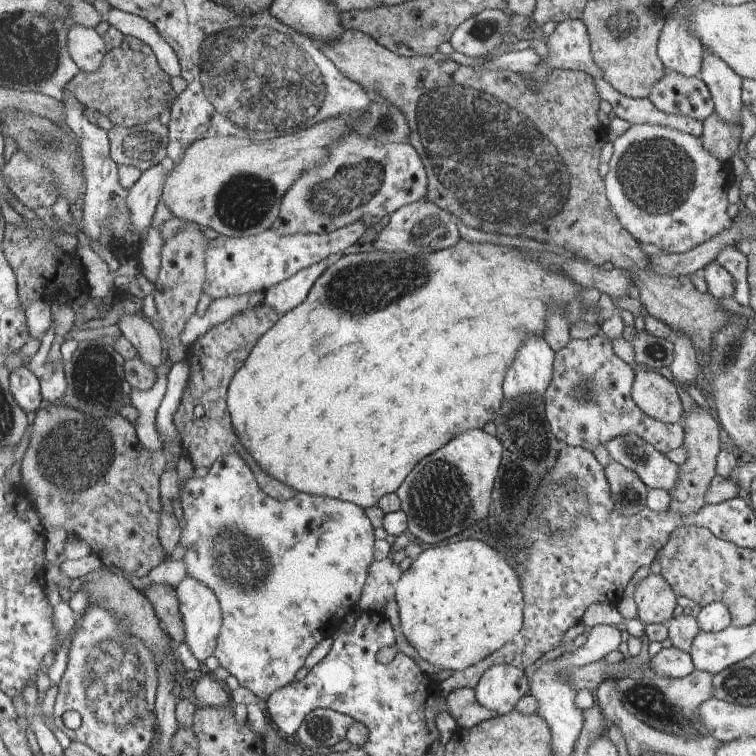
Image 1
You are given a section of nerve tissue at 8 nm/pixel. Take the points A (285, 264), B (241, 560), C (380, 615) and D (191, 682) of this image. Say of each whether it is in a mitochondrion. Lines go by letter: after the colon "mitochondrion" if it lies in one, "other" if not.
A: other
B: mitochondrion
C: other
D: other

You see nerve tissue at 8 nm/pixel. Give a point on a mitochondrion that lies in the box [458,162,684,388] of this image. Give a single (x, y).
(653, 351)

